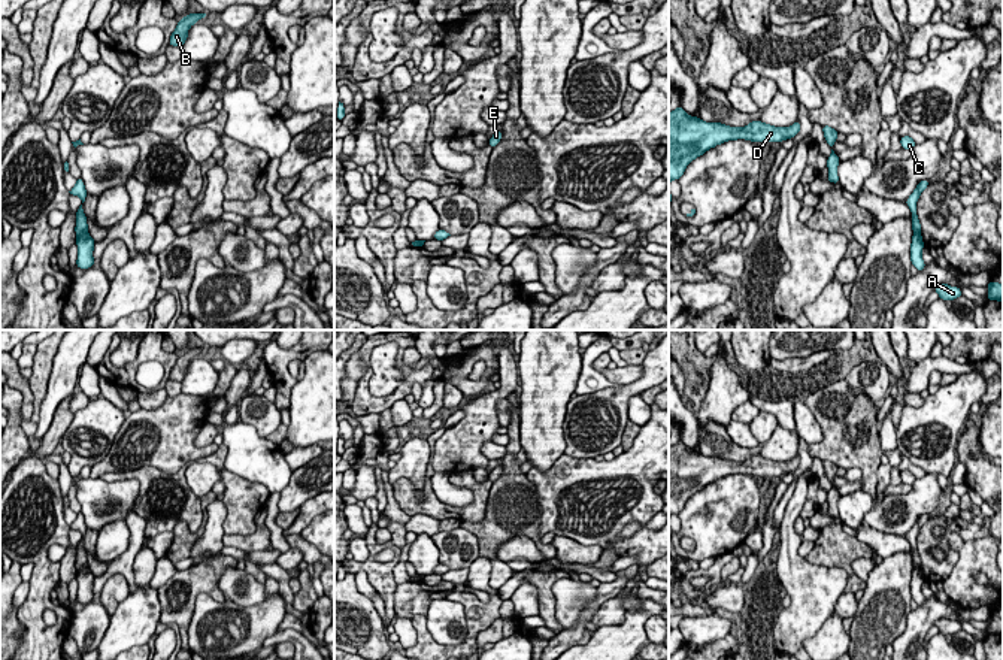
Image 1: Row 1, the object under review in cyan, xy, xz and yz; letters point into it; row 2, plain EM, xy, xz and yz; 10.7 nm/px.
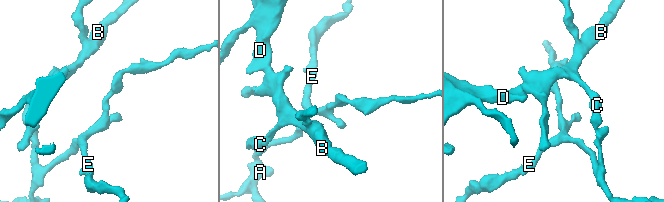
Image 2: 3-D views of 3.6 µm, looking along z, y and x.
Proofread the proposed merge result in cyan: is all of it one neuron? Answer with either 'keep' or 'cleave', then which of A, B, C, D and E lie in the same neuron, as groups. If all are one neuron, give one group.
cleave; groups A E / B C D

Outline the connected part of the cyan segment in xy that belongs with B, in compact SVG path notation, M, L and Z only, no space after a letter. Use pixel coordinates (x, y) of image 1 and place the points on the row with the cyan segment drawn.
M206 12L188 13L182 19L179 19L178 27L175 28L175 31L170 36L169 45L182 48L188 37L190 27L194 25L201 18L207 18L207 13Z

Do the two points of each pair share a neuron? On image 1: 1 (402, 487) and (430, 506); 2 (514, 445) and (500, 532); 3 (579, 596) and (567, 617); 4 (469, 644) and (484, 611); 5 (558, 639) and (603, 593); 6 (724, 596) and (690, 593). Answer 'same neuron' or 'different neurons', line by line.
1: same neuron
2: same neuron
3: same neuron
4: same neuron
5: same neuron
6: different neurons

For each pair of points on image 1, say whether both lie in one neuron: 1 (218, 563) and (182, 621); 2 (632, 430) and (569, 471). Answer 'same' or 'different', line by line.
1: same
2: different

